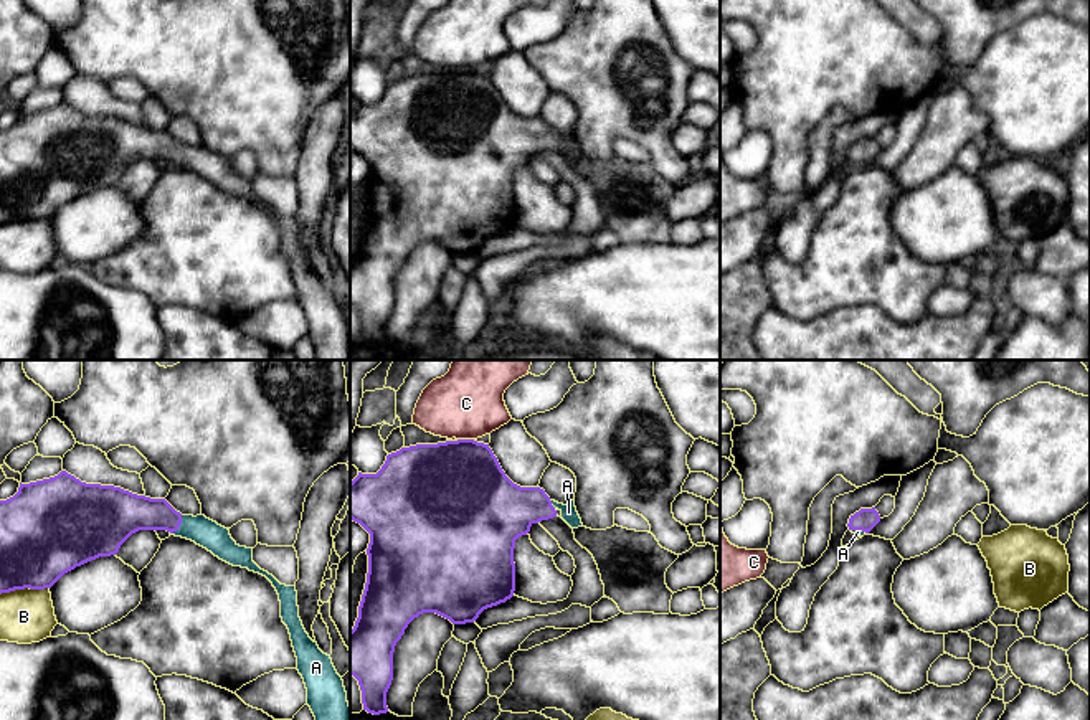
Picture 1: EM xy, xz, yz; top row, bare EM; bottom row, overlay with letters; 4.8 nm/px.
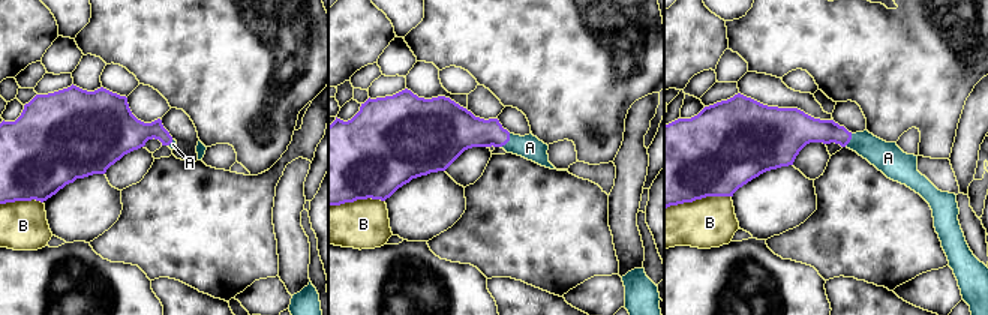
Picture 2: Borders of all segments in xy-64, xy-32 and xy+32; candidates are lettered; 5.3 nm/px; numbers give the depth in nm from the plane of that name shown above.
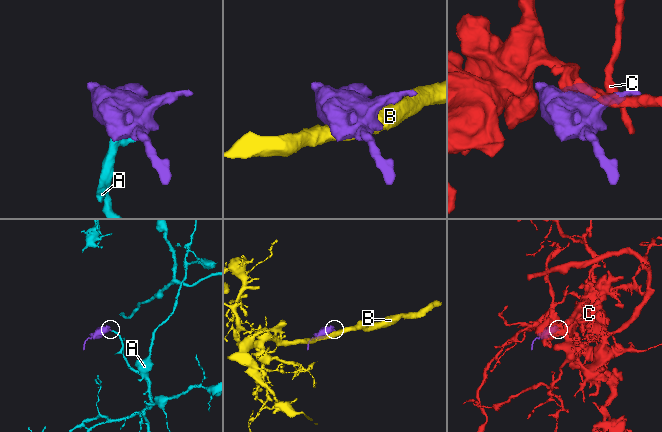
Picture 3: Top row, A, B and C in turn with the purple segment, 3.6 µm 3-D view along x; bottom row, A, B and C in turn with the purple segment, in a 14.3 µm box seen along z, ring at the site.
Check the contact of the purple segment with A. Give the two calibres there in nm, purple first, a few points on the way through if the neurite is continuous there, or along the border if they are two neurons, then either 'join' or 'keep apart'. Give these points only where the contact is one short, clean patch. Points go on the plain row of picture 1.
190 nm thick on the purple side, 140 nm on the other; runs through xy (129, 142), (159, 144), (179, 156), (202, 161); join

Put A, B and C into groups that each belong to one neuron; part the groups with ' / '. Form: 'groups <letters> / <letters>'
groups A / B / C

